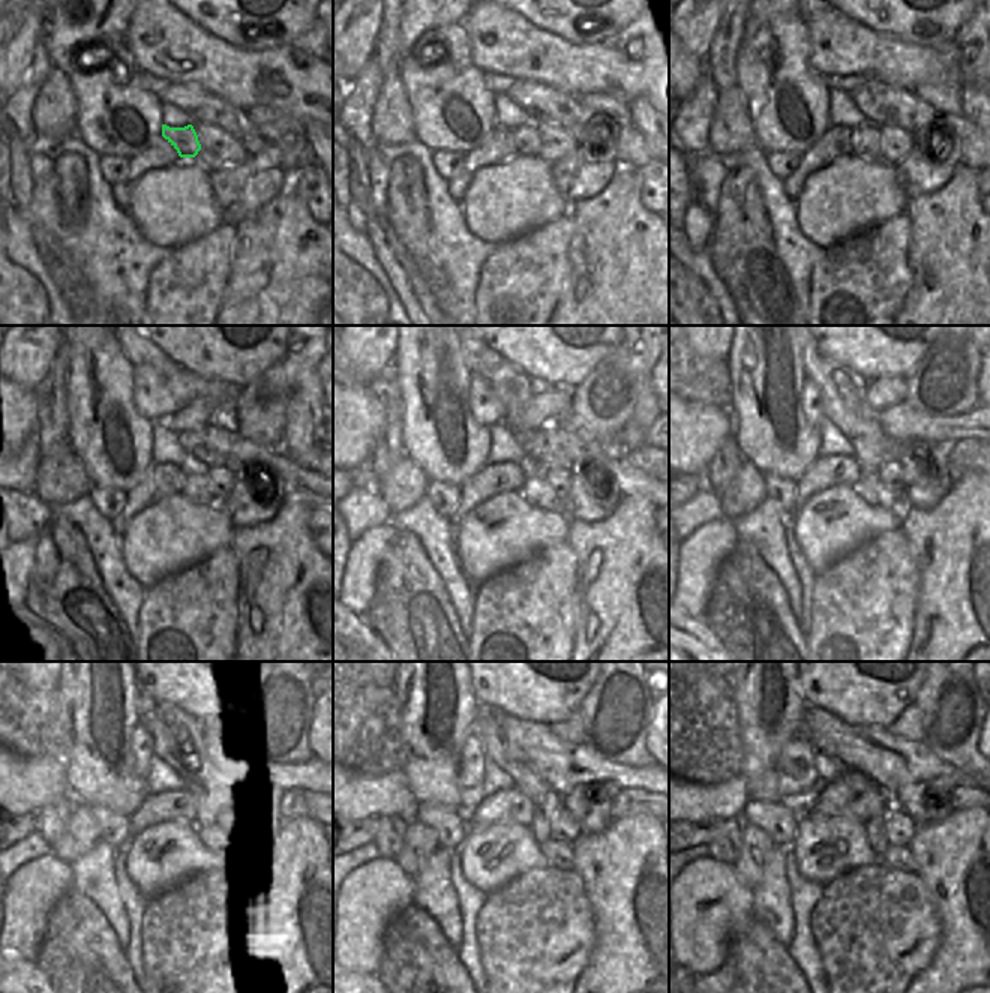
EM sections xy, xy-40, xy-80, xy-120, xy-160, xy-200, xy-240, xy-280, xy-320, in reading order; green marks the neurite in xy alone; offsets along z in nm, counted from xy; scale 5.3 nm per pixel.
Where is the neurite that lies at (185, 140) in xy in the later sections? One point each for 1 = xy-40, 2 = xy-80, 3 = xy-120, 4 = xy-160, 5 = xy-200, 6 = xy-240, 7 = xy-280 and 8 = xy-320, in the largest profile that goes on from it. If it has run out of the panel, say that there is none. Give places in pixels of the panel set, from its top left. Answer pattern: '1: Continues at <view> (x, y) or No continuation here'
1: Continues at xy-40 (527, 138)
2: Continues at xy-80 (866, 137)
3: Continues at xy-120 (197, 486)
4: Continues at xy-160 (536, 491)
5: Continues at xy-200 (875, 494)
6: Continues at xy-240 (222, 851)
7: Continues at xy-280 (558, 854)
8: Continues at xy-320 (896, 857).

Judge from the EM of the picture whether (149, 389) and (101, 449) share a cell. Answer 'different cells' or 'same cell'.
different cells

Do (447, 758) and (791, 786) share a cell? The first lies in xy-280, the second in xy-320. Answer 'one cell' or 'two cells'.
two cells

